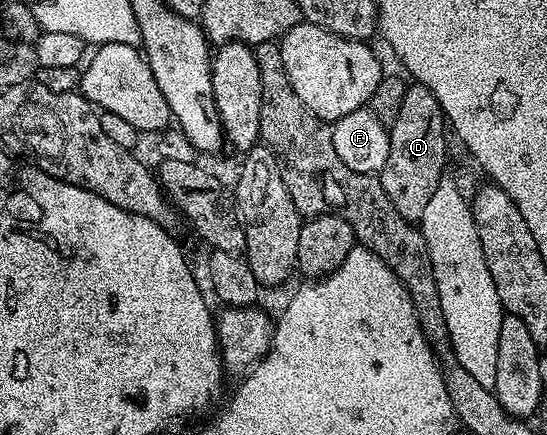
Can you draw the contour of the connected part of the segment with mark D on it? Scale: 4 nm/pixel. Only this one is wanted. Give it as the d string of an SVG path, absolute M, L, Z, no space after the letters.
M408 86L405 101L401 101L401 113L397 113L395 122L390 124L389 157L385 157L385 165L377 173L377 178L385 189L385 197L393 201L393 209L397 209L397 213L401 213L401 217L412 225L422 220L440 179L444 178L446 134L445 116L437 97L425 86Z

